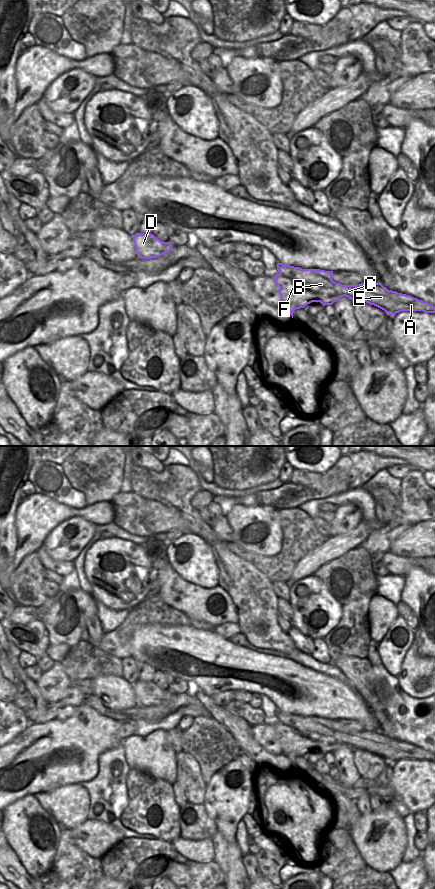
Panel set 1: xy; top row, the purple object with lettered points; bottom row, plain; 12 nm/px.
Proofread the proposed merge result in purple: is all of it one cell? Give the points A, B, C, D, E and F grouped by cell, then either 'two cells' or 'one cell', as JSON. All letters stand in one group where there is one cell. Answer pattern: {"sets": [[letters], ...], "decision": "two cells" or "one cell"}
{"sets": [["A", "B", "C", "E"], ["D", "F"]], "decision": "two cells"}

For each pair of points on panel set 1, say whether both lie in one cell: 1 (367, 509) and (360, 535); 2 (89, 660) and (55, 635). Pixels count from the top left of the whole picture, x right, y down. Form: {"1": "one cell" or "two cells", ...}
{"1": "two cells", "2": "two cells"}

